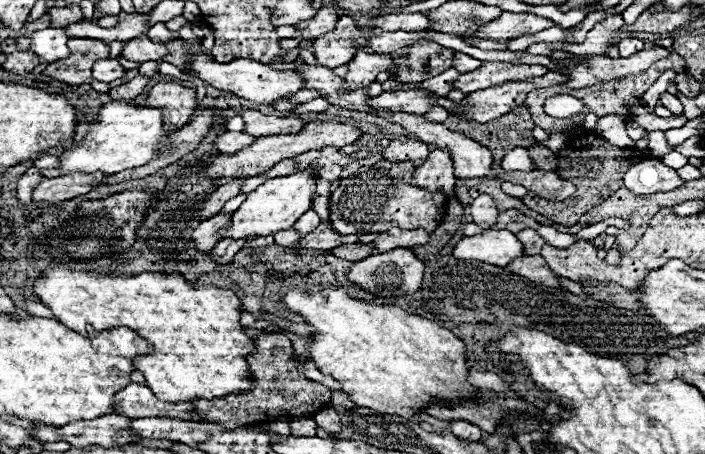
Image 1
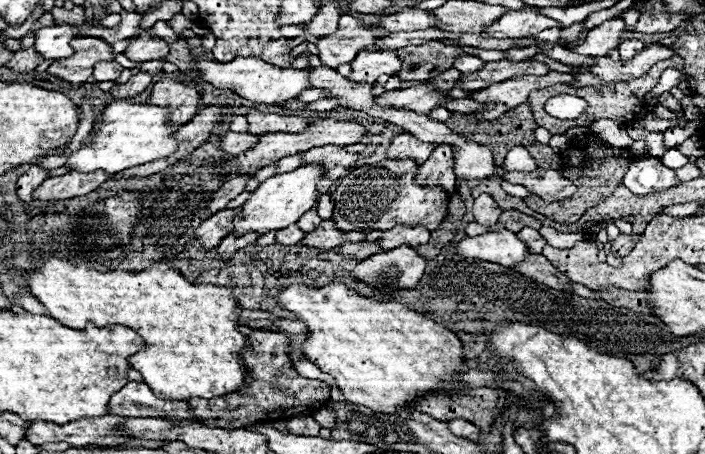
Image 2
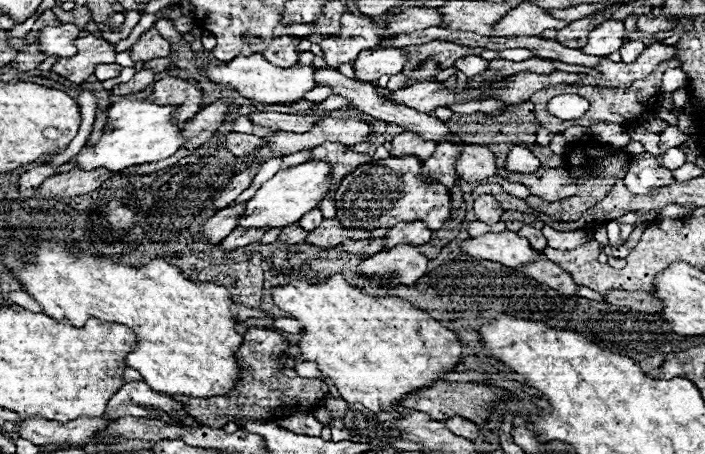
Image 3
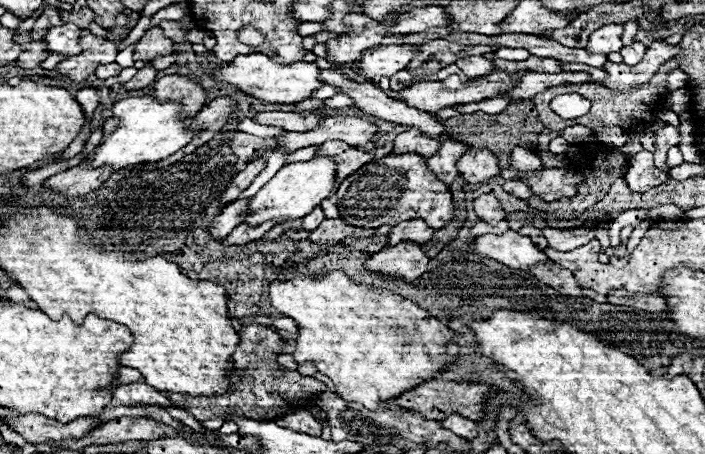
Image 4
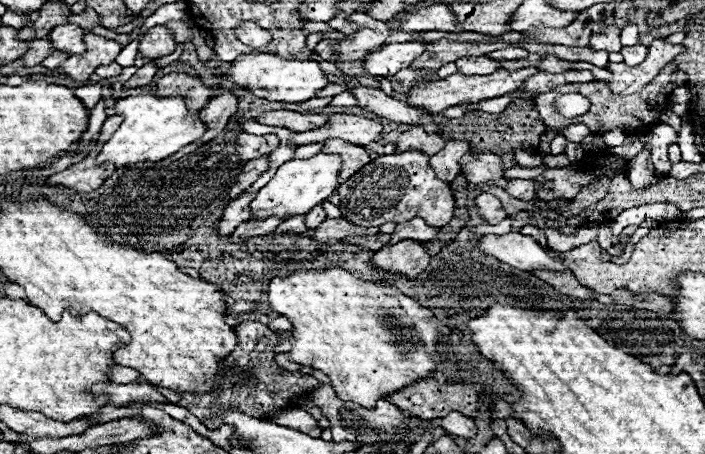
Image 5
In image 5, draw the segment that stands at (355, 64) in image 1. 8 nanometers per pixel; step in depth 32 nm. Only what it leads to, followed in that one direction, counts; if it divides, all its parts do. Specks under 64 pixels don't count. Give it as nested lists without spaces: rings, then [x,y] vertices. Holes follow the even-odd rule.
[[[404,42],[404,44],[386,44],[374,52],[368,52],[362,60],[364,70],[372,78],[394,76],[396,72],[408,68],[420,52],[424,52],[424,42]]]

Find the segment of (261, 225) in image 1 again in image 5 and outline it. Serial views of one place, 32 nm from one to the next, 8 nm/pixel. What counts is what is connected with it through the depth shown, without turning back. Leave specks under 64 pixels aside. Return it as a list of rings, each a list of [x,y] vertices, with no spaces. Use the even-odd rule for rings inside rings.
[[[322,152],[308,160],[284,162],[276,170],[276,176],[250,202],[250,210],[252,210],[250,220],[264,220],[264,218],[272,218],[272,216],[290,218],[290,216],[308,214],[316,204],[324,202],[338,188],[340,164],[342,164],[342,160],[338,154],[322,154]]]

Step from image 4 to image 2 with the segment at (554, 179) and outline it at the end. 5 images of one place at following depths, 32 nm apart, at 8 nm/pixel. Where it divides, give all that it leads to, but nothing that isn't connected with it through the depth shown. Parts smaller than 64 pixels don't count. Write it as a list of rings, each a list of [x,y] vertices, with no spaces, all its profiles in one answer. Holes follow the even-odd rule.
[[[536,168],[534,172],[504,172],[502,180],[508,180],[512,184],[526,186],[532,194],[544,198],[544,200],[562,200],[568,194],[574,194],[572,180],[560,176],[558,170],[542,170]]]

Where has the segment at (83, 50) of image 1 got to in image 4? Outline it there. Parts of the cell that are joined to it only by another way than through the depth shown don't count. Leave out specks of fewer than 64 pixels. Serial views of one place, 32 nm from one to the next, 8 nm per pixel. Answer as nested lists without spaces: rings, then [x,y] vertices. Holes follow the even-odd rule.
[[[94,34],[82,36],[80,48],[82,48],[80,54],[64,58],[54,68],[58,74],[68,76],[72,82],[84,82],[90,74],[94,74],[94,68],[98,64],[112,64],[118,54],[118,46],[114,42],[108,42]]]

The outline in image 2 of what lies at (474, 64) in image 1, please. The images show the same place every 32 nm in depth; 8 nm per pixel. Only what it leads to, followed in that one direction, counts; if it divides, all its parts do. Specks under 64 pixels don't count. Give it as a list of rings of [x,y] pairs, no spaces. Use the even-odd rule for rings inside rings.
[[[460,54],[456,60],[454,60],[454,68],[460,70],[462,74],[472,74],[472,72],[478,72],[482,68],[484,60],[480,58],[474,58],[474,56],[468,56],[468,54]]]

